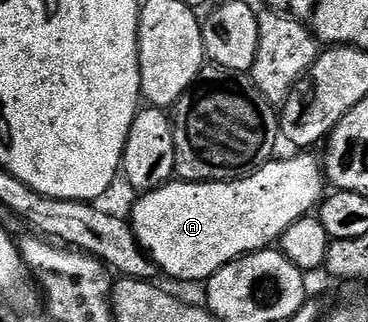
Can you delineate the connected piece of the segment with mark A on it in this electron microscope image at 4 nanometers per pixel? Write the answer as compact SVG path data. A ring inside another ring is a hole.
M294 153L291 159L274 159L265 163L241 177L208 183L171 181L135 198L138 200L134 203L134 212L128 215L128 222L134 228L138 243L163 276L171 275L186 283L208 280L221 267L244 255L273 248L293 223L307 218L322 202L324 168L317 154Z

